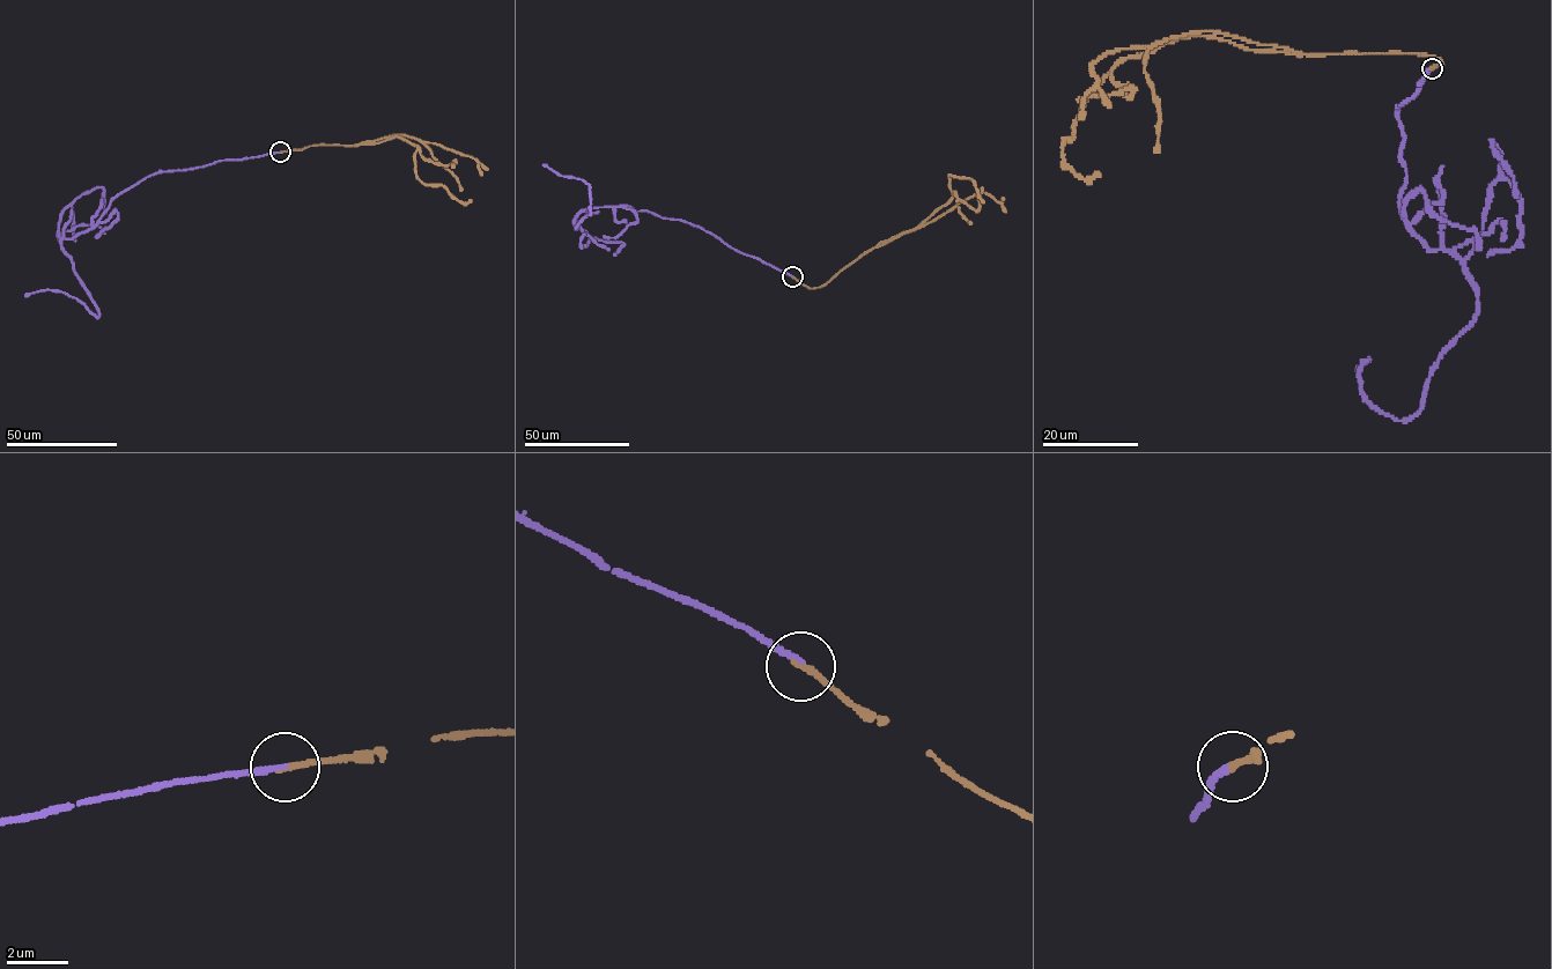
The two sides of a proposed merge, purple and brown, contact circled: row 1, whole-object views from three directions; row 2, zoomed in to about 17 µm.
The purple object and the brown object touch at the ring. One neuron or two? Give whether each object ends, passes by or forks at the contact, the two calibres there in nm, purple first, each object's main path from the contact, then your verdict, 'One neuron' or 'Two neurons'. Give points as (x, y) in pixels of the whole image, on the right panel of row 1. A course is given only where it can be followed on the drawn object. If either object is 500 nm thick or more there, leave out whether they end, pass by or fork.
At the ring purple ends. At the ring brown ends. Thickness 190 nm (purple) against 190 nm. Course of purple: (1431, 68), (1397, 105), (1399, 209), (1462, 261), (1476, 317), (1412, 416), (1377, 412), (1369, 359), (1358, 370). Course of brown: (1432, 68), (1442, 60), (1183, 36), (1123, 58), (1062, 138), (1063, 161), (1081, 178), (1099, 174). One neuron

